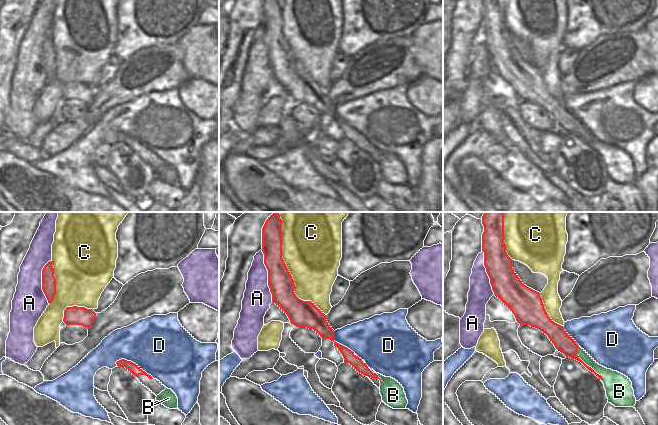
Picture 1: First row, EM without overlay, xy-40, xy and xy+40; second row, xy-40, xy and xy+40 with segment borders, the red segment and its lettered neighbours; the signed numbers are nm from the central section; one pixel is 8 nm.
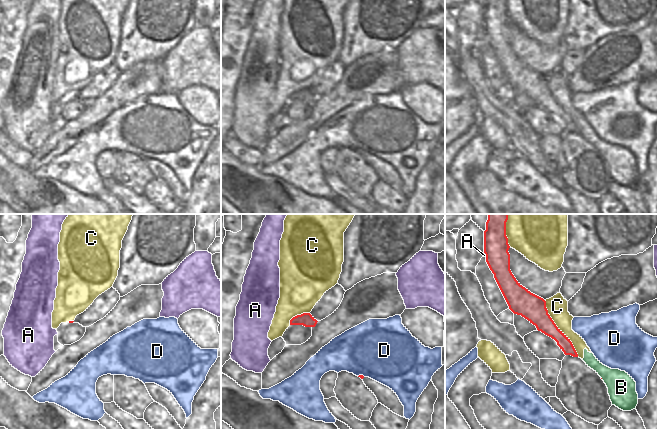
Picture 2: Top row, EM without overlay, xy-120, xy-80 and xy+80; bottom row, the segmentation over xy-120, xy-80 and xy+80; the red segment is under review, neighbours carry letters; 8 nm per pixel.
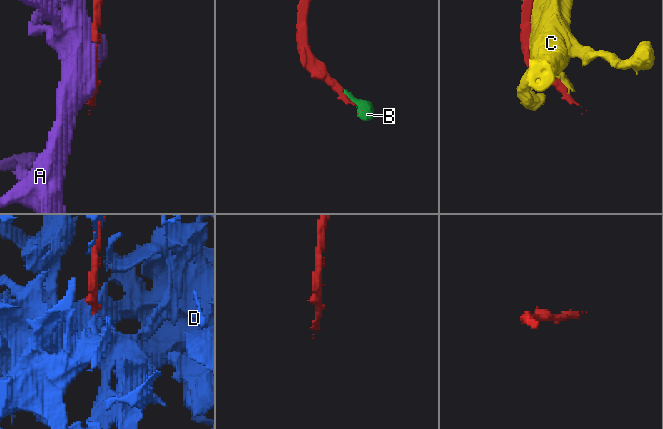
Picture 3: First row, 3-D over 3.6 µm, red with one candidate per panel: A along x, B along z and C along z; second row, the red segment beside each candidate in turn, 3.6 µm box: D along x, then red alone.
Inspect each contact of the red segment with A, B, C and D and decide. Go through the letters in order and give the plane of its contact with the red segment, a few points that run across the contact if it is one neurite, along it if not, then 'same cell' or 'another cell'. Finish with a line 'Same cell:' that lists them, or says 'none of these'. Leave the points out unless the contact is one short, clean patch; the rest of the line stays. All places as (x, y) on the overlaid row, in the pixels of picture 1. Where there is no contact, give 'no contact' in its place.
A: meets red in xy; another cell
B: meets red in xy+40; line xy+40 (578, 345), (577, 355), (598, 373), (601, 379); another cell
C: meets red in xy; another cell
D: meets red in xy-40; another cell
Same cell: none of these

